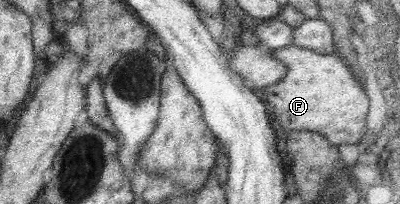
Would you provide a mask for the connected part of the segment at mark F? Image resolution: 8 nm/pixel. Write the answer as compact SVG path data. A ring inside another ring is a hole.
M293 45L271 50L271 55L285 66L285 75L263 88L269 117L283 130L317 133L332 146L358 143L367 117L367 96L347 62L337 53L323 55Z

